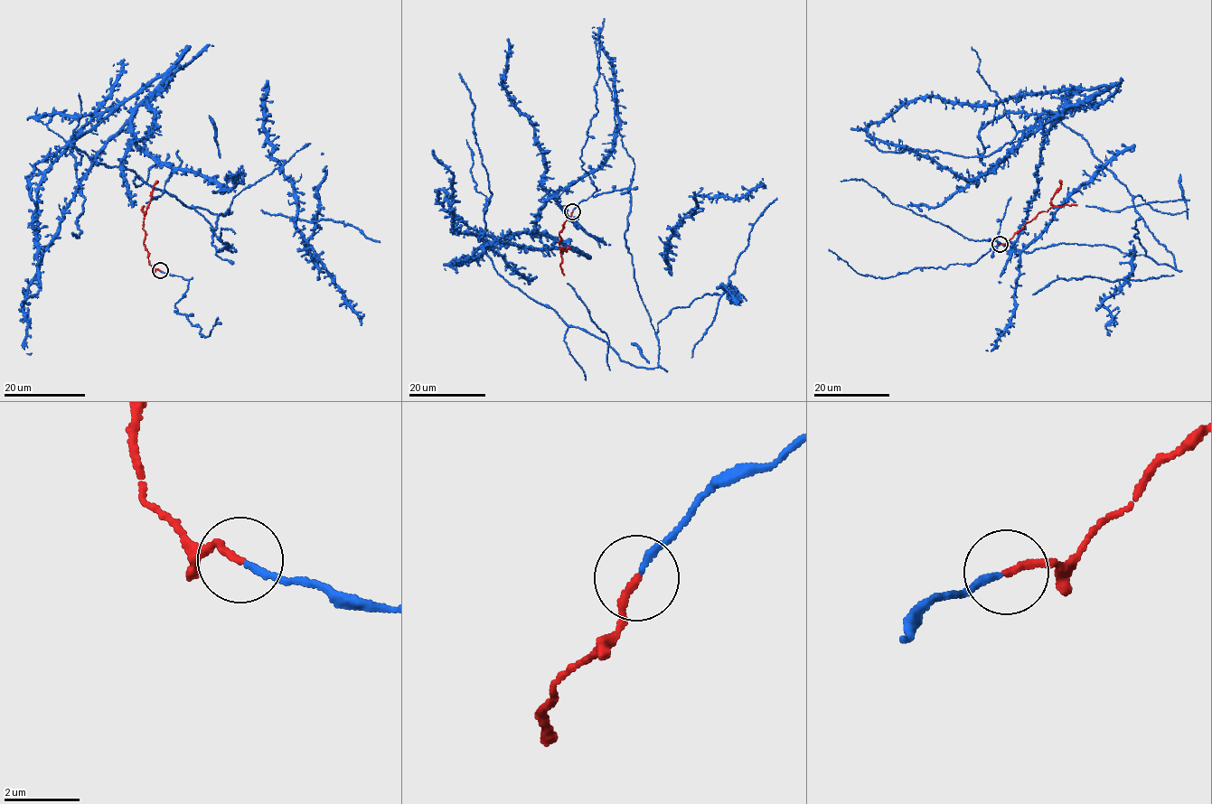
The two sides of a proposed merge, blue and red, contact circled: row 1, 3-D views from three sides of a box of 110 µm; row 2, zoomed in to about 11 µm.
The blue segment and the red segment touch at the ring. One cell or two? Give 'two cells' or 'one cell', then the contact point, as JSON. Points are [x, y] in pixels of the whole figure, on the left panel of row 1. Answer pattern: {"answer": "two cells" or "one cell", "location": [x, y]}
{"answer": "one cell", "location": [160, 270]}

